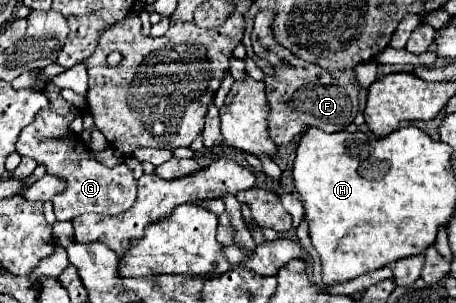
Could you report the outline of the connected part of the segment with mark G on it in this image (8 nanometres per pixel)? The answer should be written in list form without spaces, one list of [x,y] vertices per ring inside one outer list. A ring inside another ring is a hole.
[[[51,82],[39,84],[39,90],[43,90],[49,100],[51,108],[41,110],[37,118],[31,122],[31,126],[23,128],[19,140],[17,140],[17,152],[21,156],[31,156],[39,164],[47,166],[49,174],[55,174],[67,182],[67,188],[55,196],[55,216],[57,220],[71,220],[85,212],[99,212],[99,214],[121,214],[135,202],[135,178],[131,178],[131,168],[125,164],[117,164],[115,168],[105,168],[101,162],[97,162],[85,142],[73,134],[67,126],[69,122],[79,114],[75,106],[65,102],[59,96],[59,88],[51,86]]]

